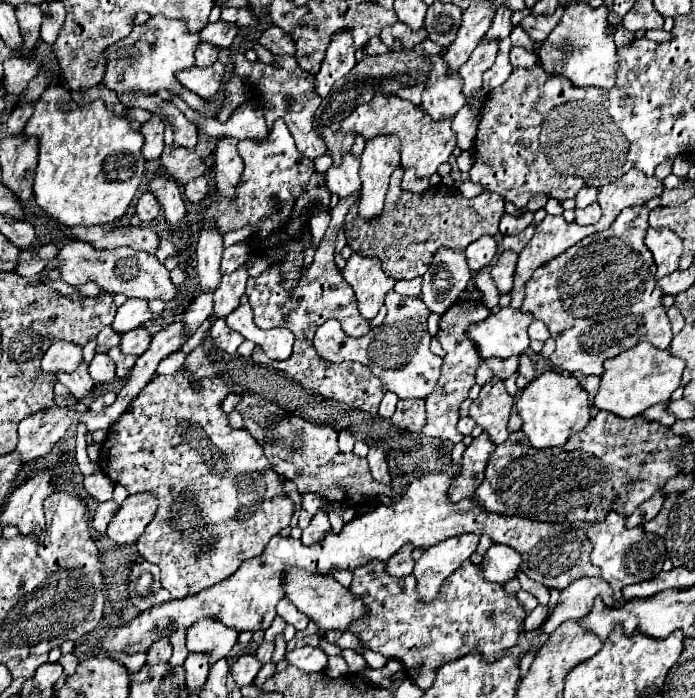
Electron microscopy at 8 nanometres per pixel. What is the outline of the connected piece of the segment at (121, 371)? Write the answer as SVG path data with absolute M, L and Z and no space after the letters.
M113 348L113 350L109 350L107 354L109 354L111 360L117 364L117 376L119 376L119 378L127 376L127 372L129 372L129 370L135 366L135 362L137 362L137 356L127 356L127 354L123 354L119 348Z

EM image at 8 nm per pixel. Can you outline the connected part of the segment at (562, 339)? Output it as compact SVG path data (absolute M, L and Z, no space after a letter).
M647 206L625 208L611 224L611 228L583 238L581 242L559 254L559 258L553 258L551 262L535 270L535 274L527 282L521 310L531 312L537 320L547 324L551 338L555 338L557 342L555 352L549 356L555 368L601 376L605 360L619 356L639 342L651 342L657 348L669 348L673 340L671 322L663 306L663 290L659 290L655 280L653 256L643 242L649 228L647 214Z

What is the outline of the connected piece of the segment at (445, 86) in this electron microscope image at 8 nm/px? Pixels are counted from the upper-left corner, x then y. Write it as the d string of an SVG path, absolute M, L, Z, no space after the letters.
M431 56L429 58L431 72L427 74L427 86L423 92L423 110L433 120L445 120L453 118L463 106L463 82L459 82L459 74L449 74L449 66L443 60L443 56Z

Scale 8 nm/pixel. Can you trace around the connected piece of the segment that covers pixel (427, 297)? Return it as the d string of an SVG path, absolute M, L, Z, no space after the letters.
M441 248L423 276L421 300L431 308L431 312L443 314L459 300L461 292L469 286L471 276L463 252Z

